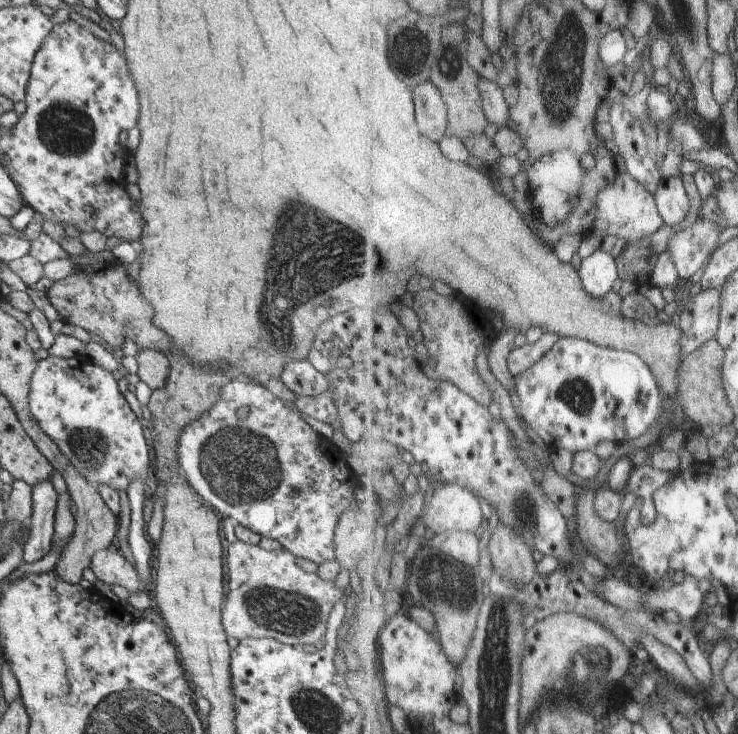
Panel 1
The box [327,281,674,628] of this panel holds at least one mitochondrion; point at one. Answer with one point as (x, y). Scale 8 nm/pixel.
(439, 583)

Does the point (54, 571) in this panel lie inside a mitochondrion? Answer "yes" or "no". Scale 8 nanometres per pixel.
no

